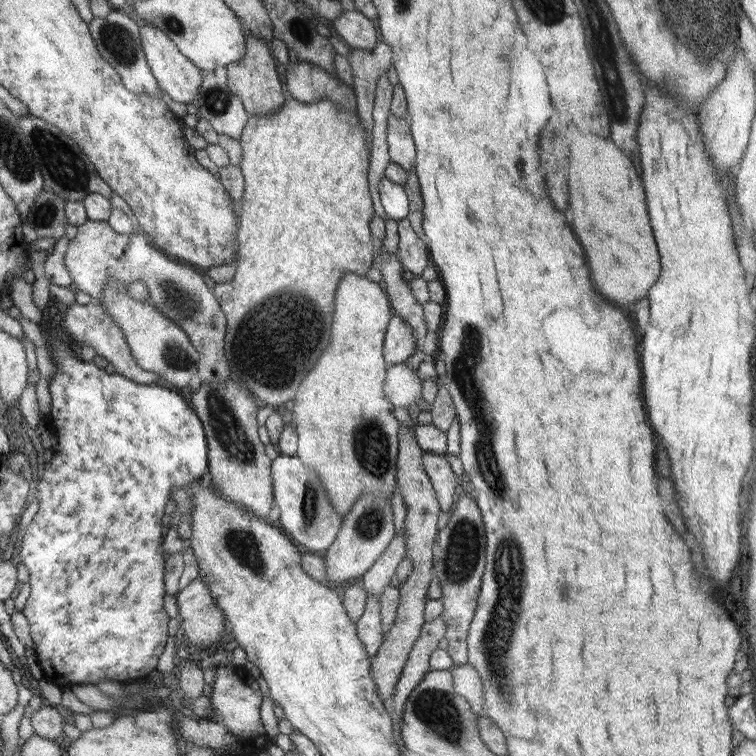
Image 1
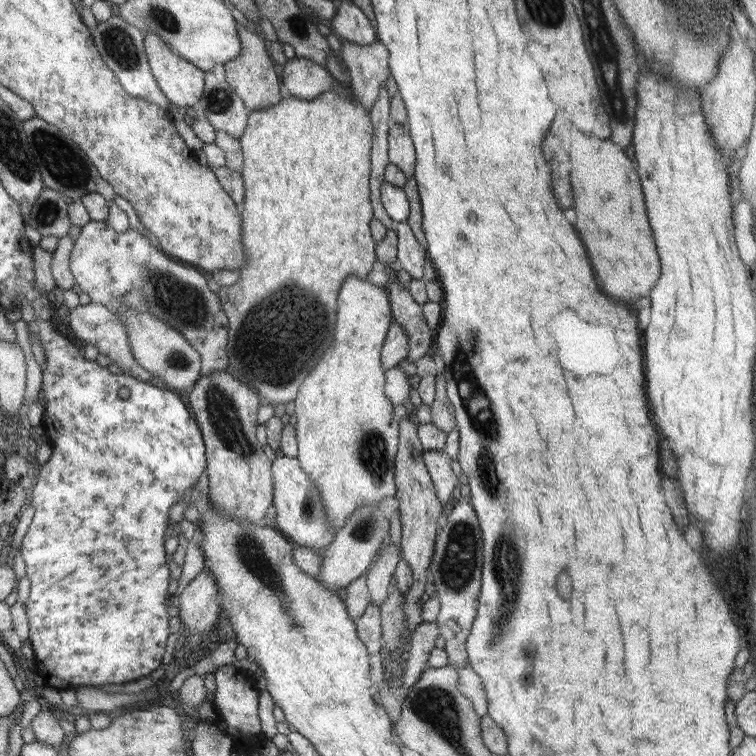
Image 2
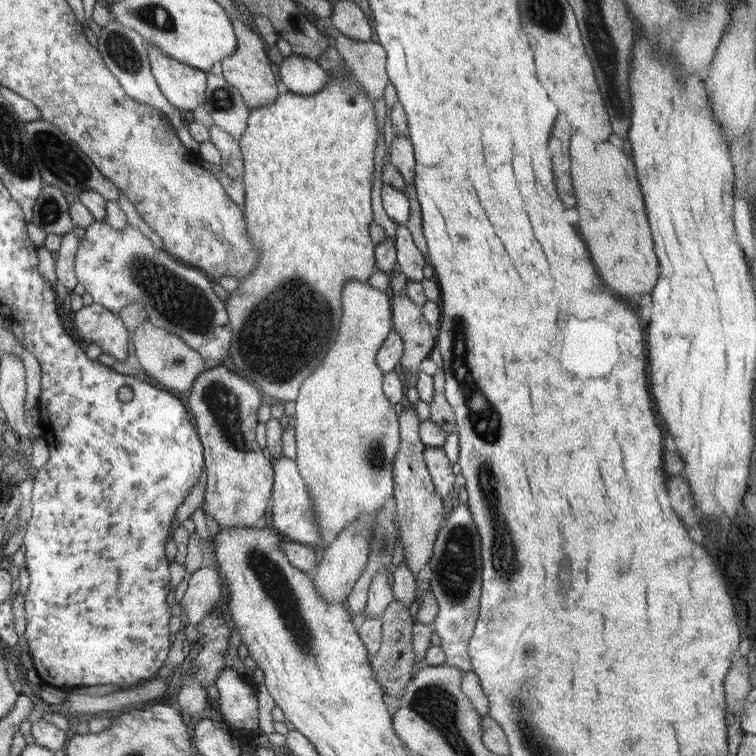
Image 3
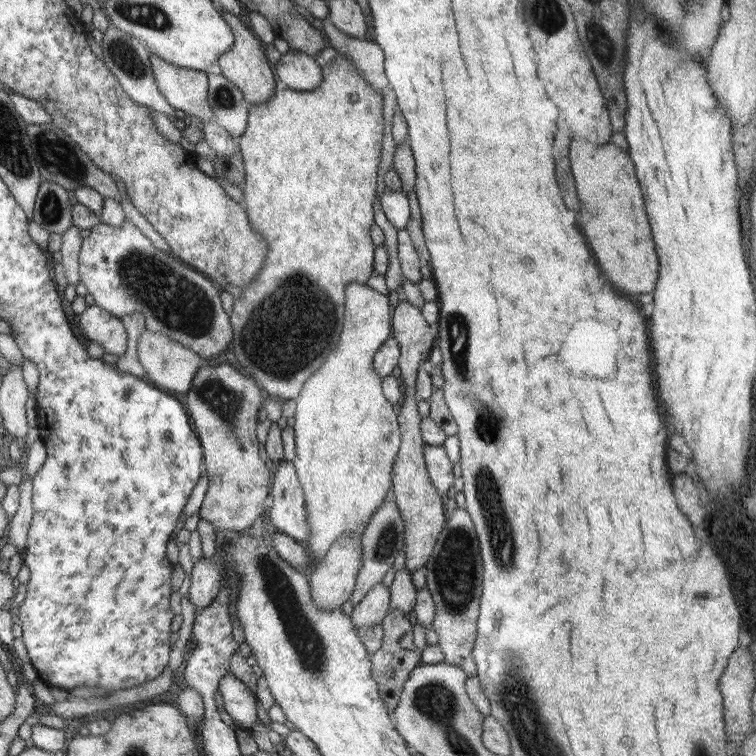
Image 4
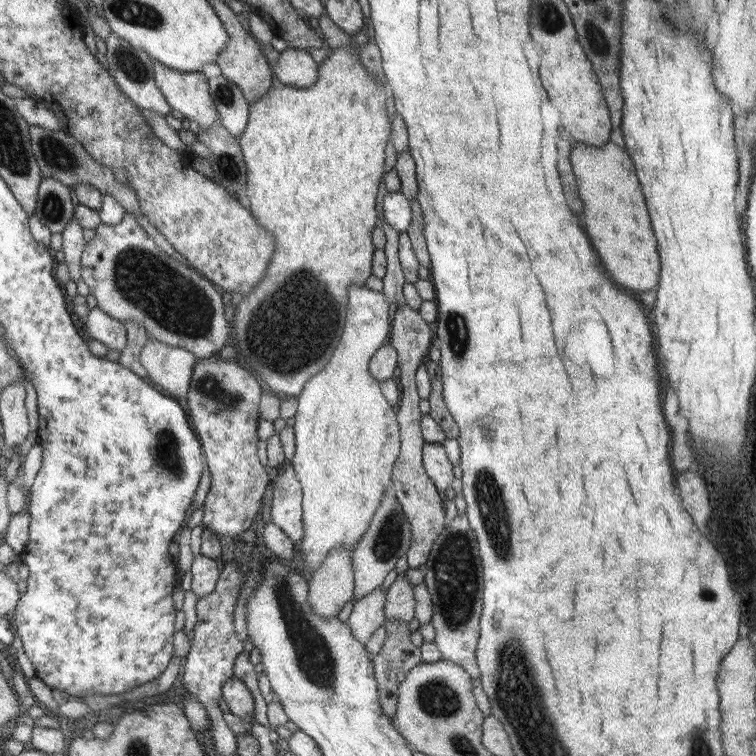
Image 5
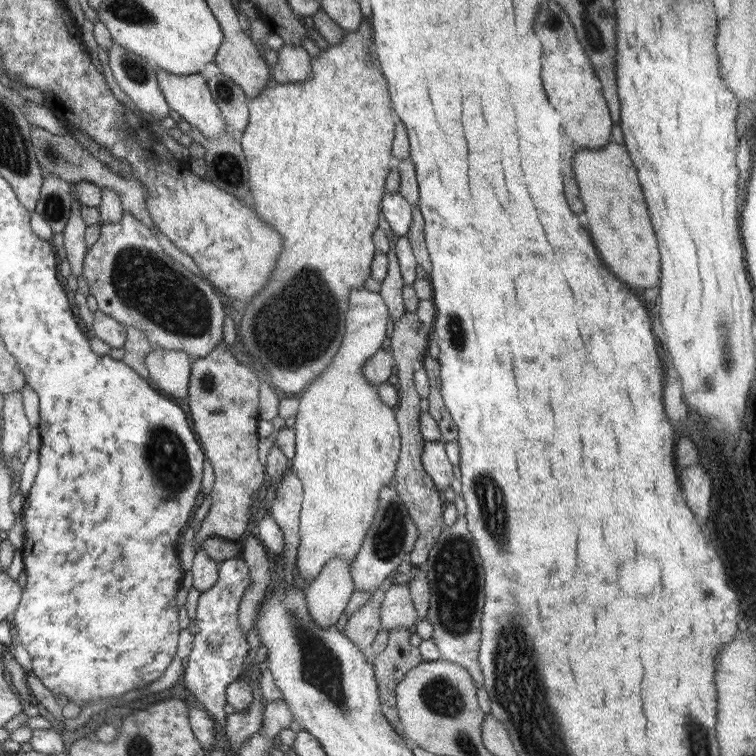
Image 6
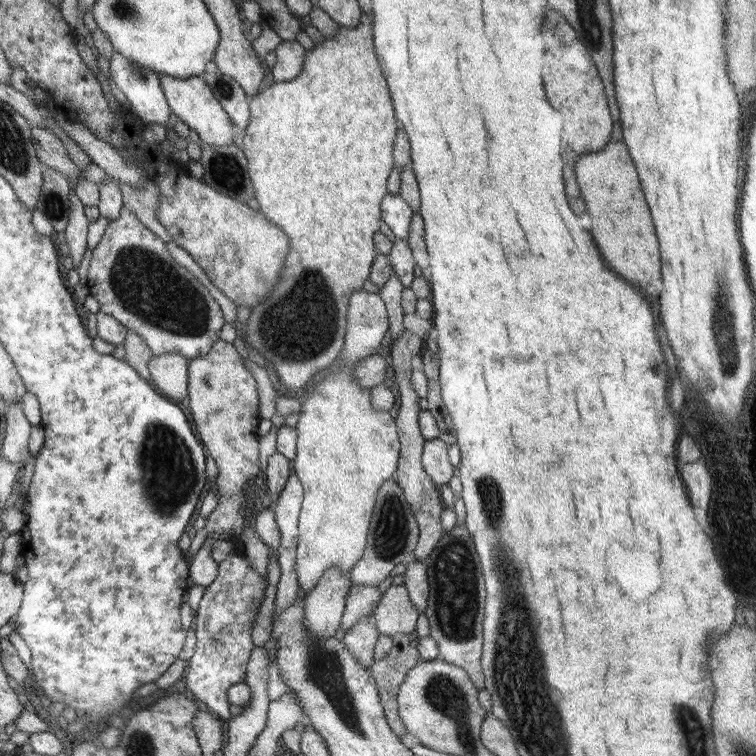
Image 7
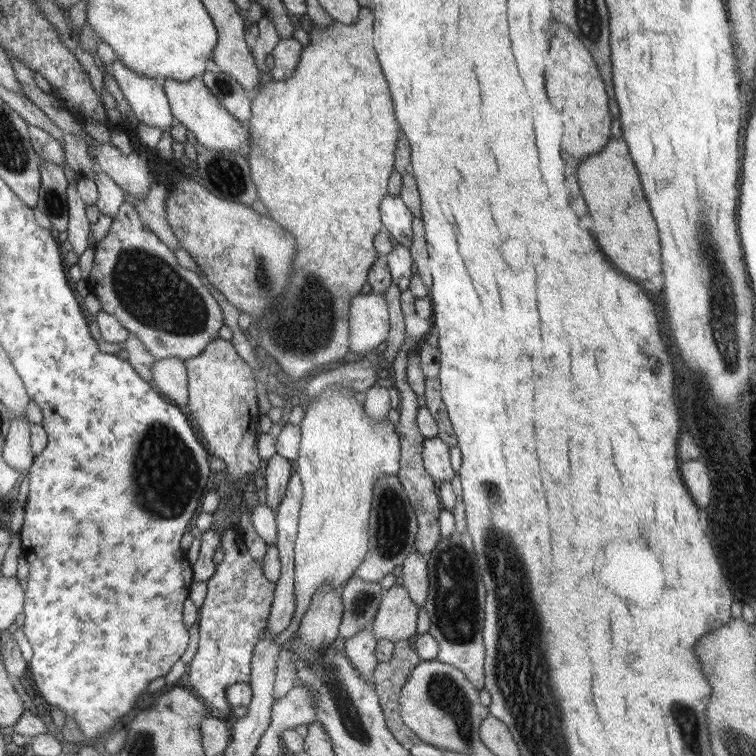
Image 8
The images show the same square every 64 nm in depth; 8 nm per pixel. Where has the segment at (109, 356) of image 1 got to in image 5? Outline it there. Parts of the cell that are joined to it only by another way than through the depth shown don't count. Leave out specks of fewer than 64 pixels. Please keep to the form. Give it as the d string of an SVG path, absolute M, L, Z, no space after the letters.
M96 306L87 317L82 319L87 334L93 339L104 344L108 350L123 350L126 343L126 330L124 323L107 316Z

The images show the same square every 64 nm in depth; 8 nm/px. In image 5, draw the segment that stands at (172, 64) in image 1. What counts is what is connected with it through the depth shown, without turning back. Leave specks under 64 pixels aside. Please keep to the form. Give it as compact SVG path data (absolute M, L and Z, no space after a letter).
M152 61L152 70L157 88L172 110L177 110L189 122L195 122L201 128L210 128L219 124L218 112L213 106L208 91L208 81L201 72L181 73L173 71L156 61Z

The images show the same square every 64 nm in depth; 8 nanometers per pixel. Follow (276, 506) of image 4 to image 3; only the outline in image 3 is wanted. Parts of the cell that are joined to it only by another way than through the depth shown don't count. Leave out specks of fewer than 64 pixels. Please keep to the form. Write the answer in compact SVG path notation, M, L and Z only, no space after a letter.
M281 457L272 460L273 485L270 496L273 499L271 506L272 528L281 536L293 543L313 548L321 542L314 521L314 510L303 479L299 477L294 460Z

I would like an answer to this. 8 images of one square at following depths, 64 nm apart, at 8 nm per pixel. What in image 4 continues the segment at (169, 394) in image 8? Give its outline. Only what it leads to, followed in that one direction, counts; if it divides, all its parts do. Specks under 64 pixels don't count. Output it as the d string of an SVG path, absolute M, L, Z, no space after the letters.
M142 330L137 343L137 358L143 367L149 382L164 392L171 390L177 394L185 394L189 390L192 376L197 369L207 366L208 360L201 358L198 354L191 352L187 347L178 342L150 330Z

